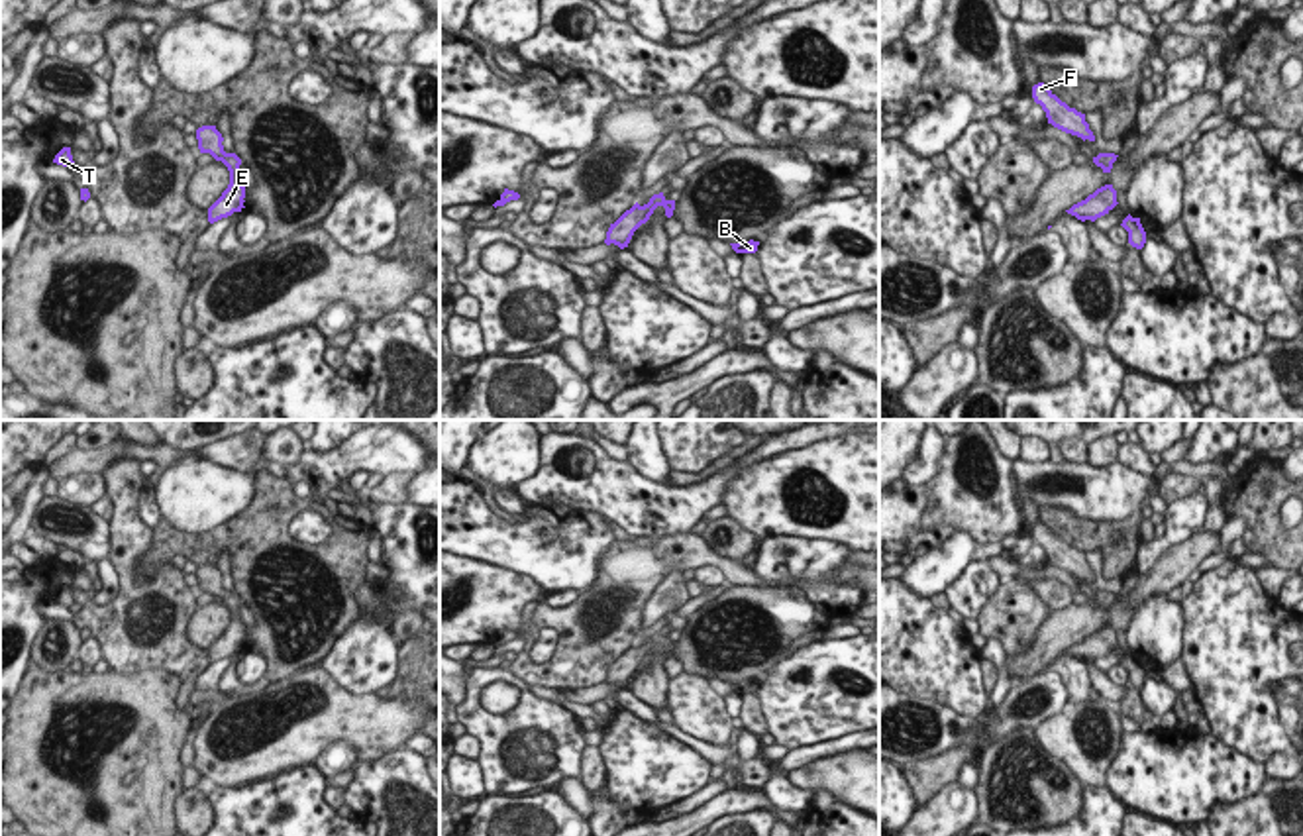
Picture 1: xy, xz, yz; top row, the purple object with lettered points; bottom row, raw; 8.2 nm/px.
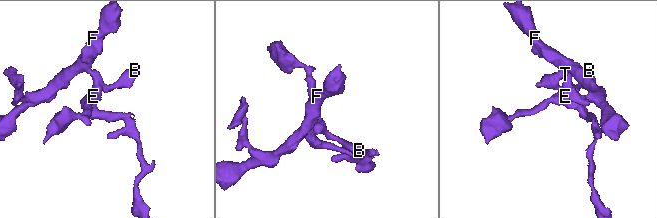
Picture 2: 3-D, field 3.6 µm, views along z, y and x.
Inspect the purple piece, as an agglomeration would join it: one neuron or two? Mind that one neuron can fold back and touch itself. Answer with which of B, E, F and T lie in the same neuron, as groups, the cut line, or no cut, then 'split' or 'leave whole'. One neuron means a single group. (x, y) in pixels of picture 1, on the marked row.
groups B E F T; cut none; leave whole

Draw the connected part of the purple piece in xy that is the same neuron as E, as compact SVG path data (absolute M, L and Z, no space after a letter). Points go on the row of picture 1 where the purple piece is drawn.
M202 126L196 130L198 149L200 153L210 153L216 161L222 161L230 171L230 184L222 192L222 196L208 208L208 222L214 224L222 218L232 216L234 212L241 212L245 186L239 181L239 165L241 159L235 153L224 151L224 137L216 130L216 126Z

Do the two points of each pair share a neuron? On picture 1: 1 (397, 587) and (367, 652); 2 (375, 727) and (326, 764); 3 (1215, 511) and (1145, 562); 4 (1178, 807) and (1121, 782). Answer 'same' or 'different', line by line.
1: same
2: different
3: different
4: same

